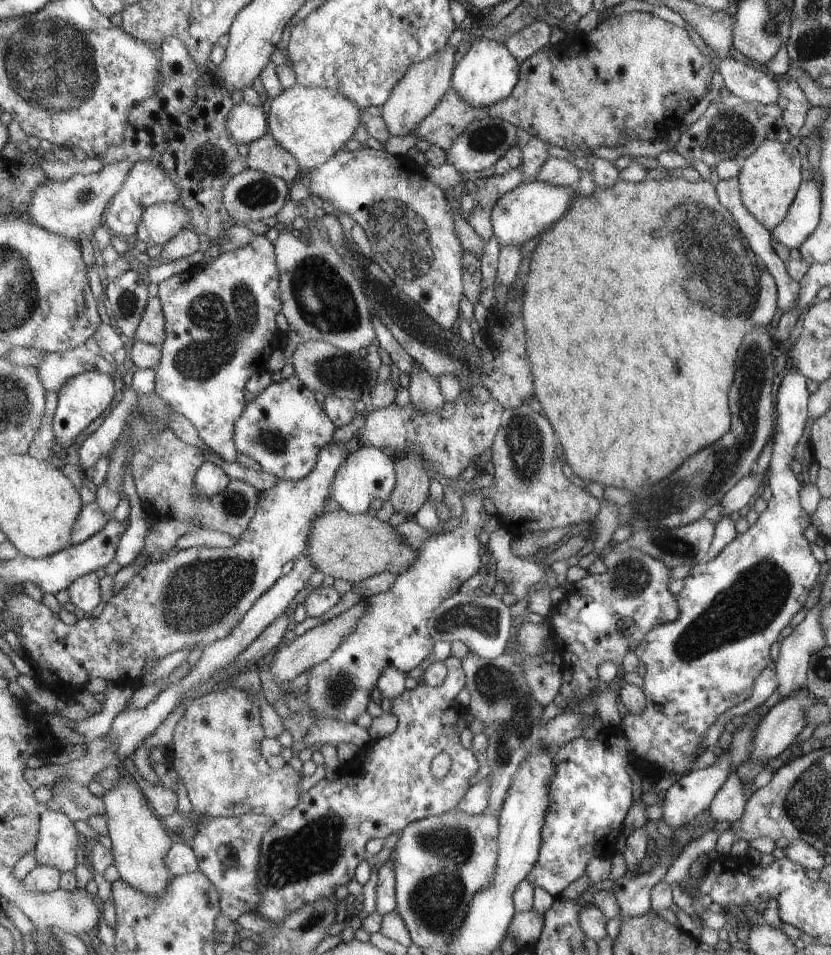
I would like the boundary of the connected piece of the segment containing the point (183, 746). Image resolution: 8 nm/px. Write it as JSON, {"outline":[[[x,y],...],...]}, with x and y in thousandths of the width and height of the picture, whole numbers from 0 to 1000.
{"outline":[[[280,719],[258,723],[229,736],[221,749],[209,762],[209,773],[202,799],[219,816],[226,836],[236,850],[253,857],[272,857],[289,852],[320,852],[337,859],[345,850],[360,843],[363,834],[359,827],[360,808],[351,801],[337,806],[325,806],[320,796],[313,792],[313,777],[318,773],[315,752],[310,737],[291,721]]]}

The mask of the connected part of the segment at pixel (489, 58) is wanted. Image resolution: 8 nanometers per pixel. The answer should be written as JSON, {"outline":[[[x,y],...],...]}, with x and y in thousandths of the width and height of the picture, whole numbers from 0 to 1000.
{"outline":[[[578,38],[554,64],[549,65],[543,83],[543,93],[563,111],[574,115],[587,113],[614,101],[616,94],[620,93],[621,86],[625,86],[625,77],[623,63],[605,45]]]}

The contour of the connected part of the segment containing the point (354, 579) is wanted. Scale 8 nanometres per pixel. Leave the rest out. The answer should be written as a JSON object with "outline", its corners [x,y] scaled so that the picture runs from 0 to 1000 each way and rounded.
{"outline":[[[414,534],[396,536],[379,543],[374,564],[365,579],[375,586],[378,595],[390,600],[391,604],[413,606],[422,612],[434,612],[443,603],[457,599],[485,601],[496,588],[501,587],[501,576],[481,565],[484,561],[468,548],[460,548],[443,538],[420,538]]]}

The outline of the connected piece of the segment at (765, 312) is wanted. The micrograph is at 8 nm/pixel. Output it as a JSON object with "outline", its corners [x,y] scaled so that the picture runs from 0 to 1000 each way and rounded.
{"outline":[[[919,282],[915,287],[913,317],[910,320],[909,329],[903,332],[901,343],[911,340],[933,339],[936,332],[936,297]]]}

